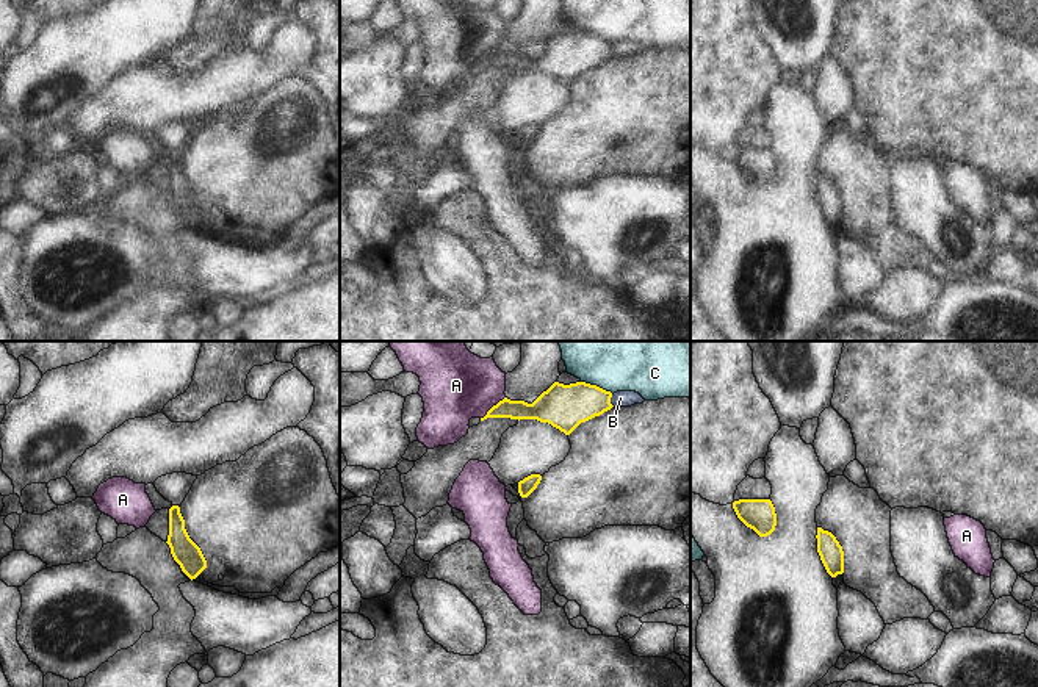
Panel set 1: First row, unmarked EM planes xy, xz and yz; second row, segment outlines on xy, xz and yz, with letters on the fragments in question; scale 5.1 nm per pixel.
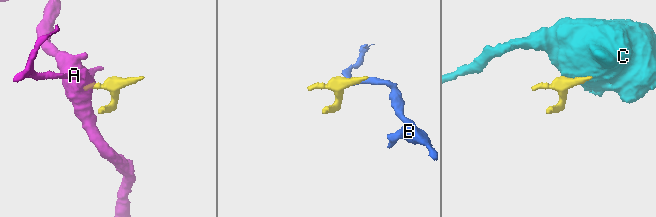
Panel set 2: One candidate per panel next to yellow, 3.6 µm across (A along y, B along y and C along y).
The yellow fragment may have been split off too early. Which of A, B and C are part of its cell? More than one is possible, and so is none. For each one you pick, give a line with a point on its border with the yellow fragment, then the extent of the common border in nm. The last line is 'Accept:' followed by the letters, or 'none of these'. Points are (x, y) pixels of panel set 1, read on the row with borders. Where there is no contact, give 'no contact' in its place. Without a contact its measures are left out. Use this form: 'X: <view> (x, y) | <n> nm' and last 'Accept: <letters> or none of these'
Accept: none of these

